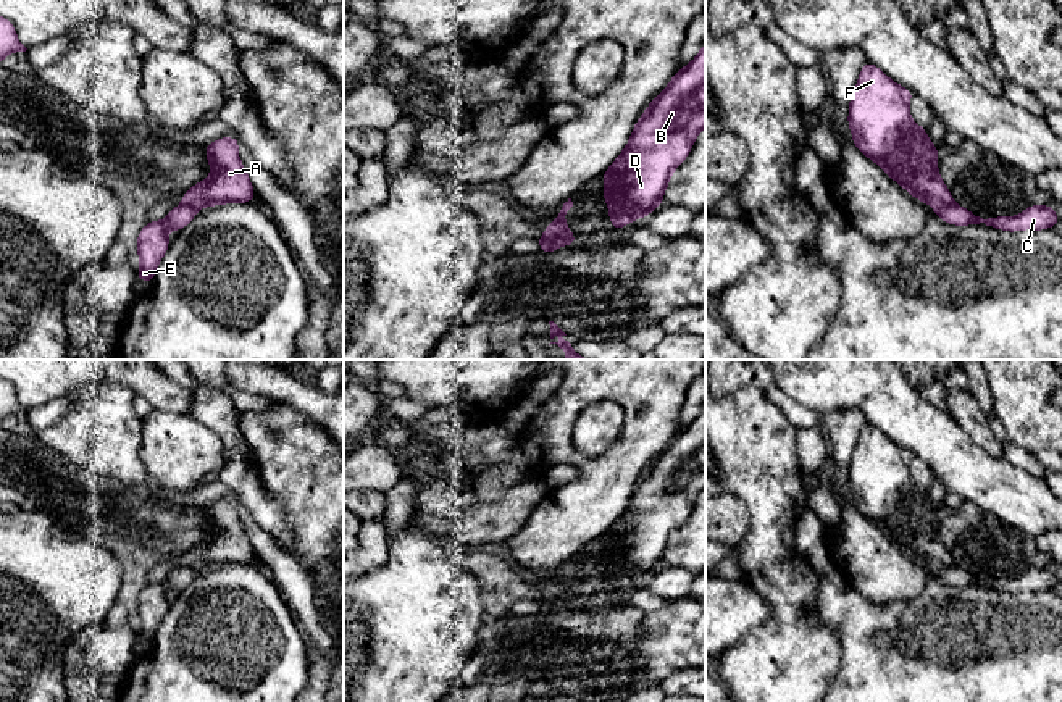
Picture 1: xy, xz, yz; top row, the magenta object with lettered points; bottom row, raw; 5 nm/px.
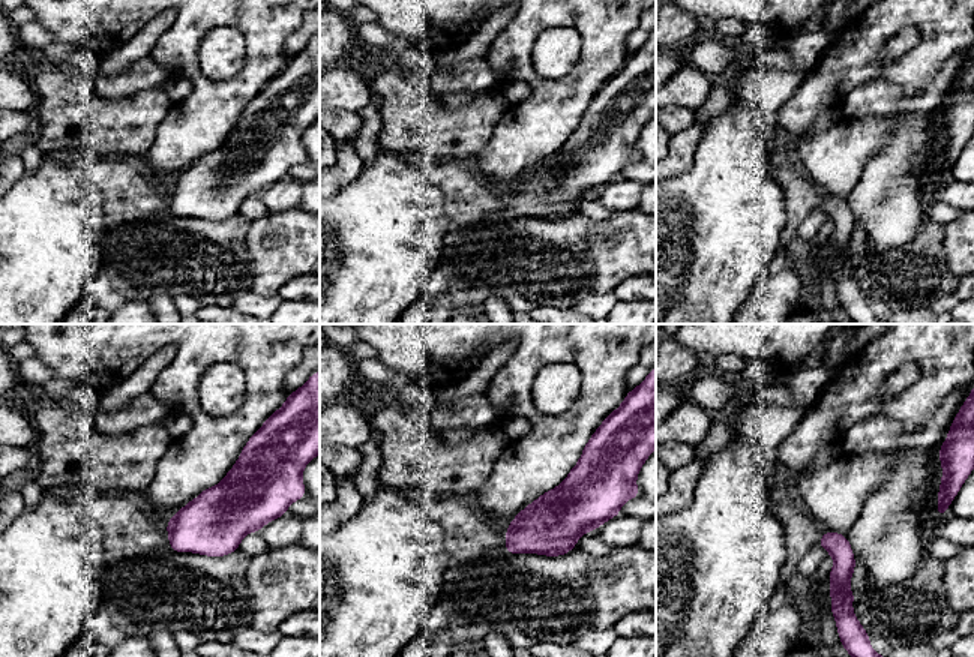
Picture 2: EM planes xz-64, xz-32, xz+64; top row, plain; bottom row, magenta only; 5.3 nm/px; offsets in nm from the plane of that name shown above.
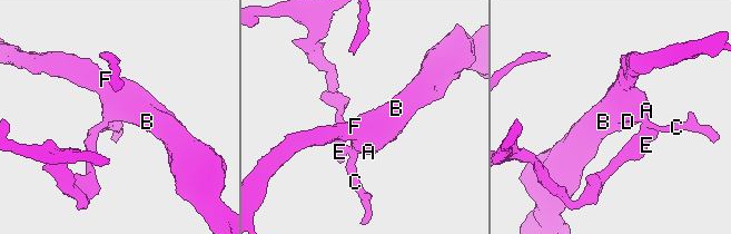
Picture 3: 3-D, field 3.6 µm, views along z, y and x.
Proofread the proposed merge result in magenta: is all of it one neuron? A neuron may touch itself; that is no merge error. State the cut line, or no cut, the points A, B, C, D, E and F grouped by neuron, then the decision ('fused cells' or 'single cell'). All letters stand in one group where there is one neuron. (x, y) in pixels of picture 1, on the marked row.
cut xz (547, 226), (559, 246); groups A B D F / C E; fused cells

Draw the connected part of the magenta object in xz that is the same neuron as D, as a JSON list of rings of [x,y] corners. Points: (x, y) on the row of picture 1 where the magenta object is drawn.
[[[705,44],[636,121],[625,150],[602,176],[613,231],[663,203],[673,171],[705,129]]]

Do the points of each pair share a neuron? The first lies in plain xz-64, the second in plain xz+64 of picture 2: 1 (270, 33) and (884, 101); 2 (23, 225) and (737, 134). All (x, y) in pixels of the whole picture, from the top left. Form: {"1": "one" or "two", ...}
{"1": "two", "2": "one"}

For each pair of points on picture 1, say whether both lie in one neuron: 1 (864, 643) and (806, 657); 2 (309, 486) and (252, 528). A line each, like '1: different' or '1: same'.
1: different
2: different

